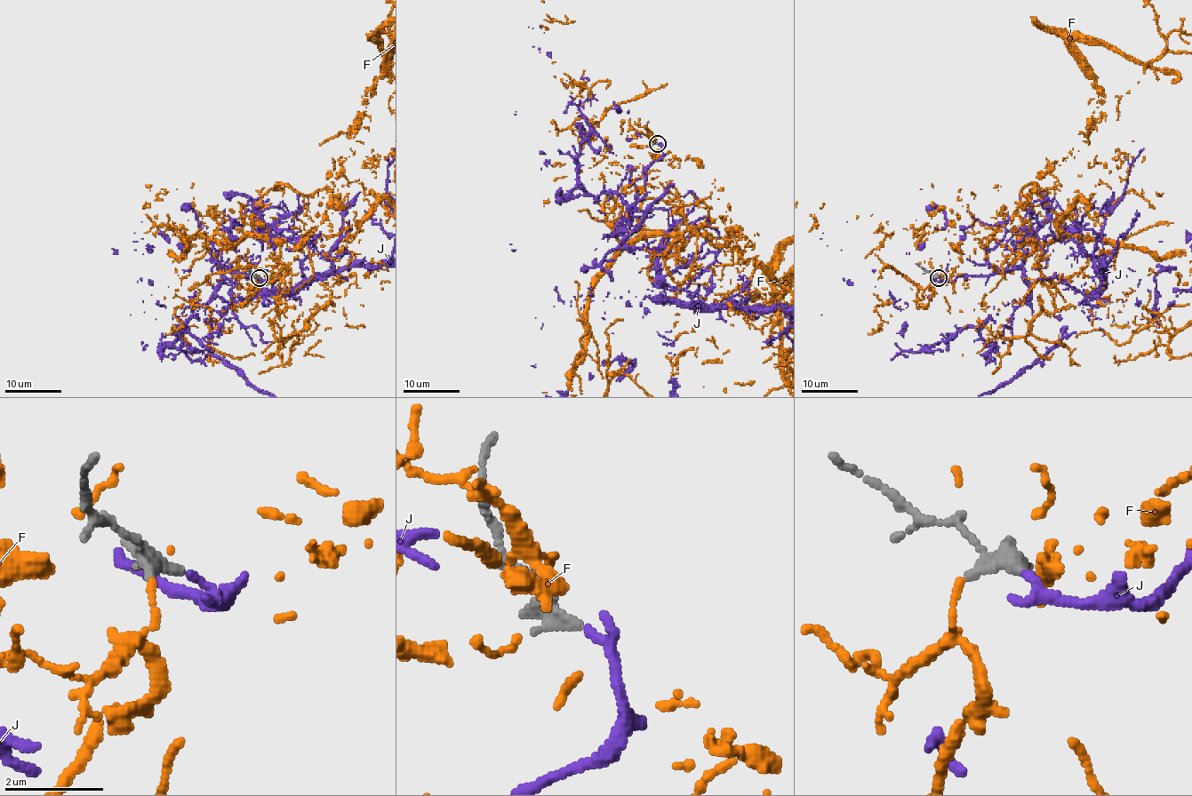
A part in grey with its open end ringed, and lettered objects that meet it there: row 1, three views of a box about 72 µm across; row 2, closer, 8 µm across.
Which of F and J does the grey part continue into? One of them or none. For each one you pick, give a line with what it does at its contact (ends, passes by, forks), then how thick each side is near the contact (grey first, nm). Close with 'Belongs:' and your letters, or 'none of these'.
J: it ends; calibres 190 and 220 nm
Belongs: J

